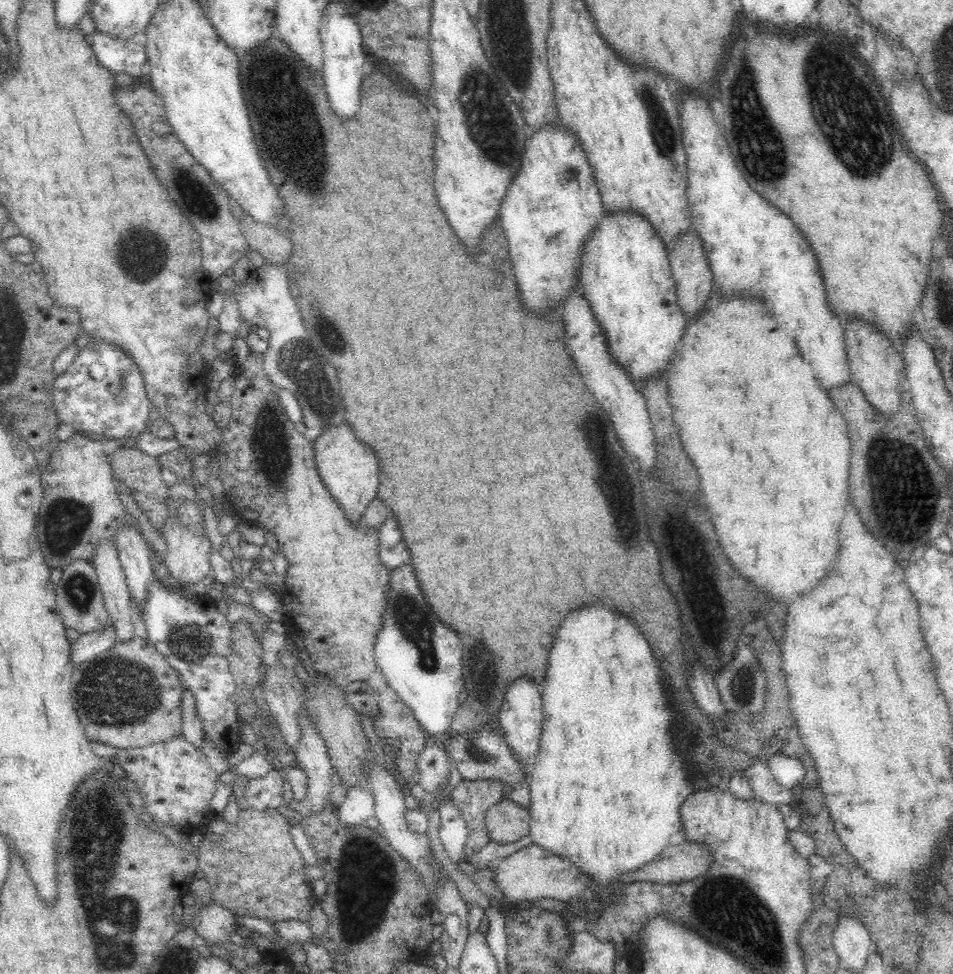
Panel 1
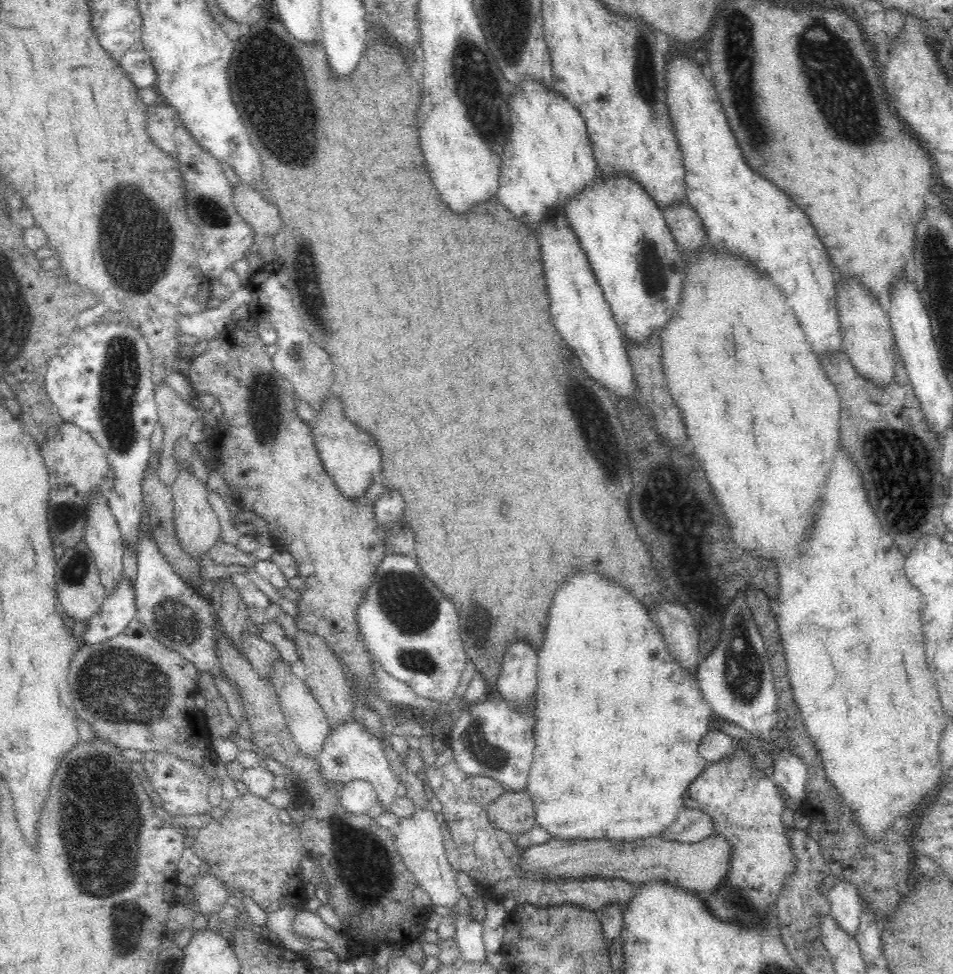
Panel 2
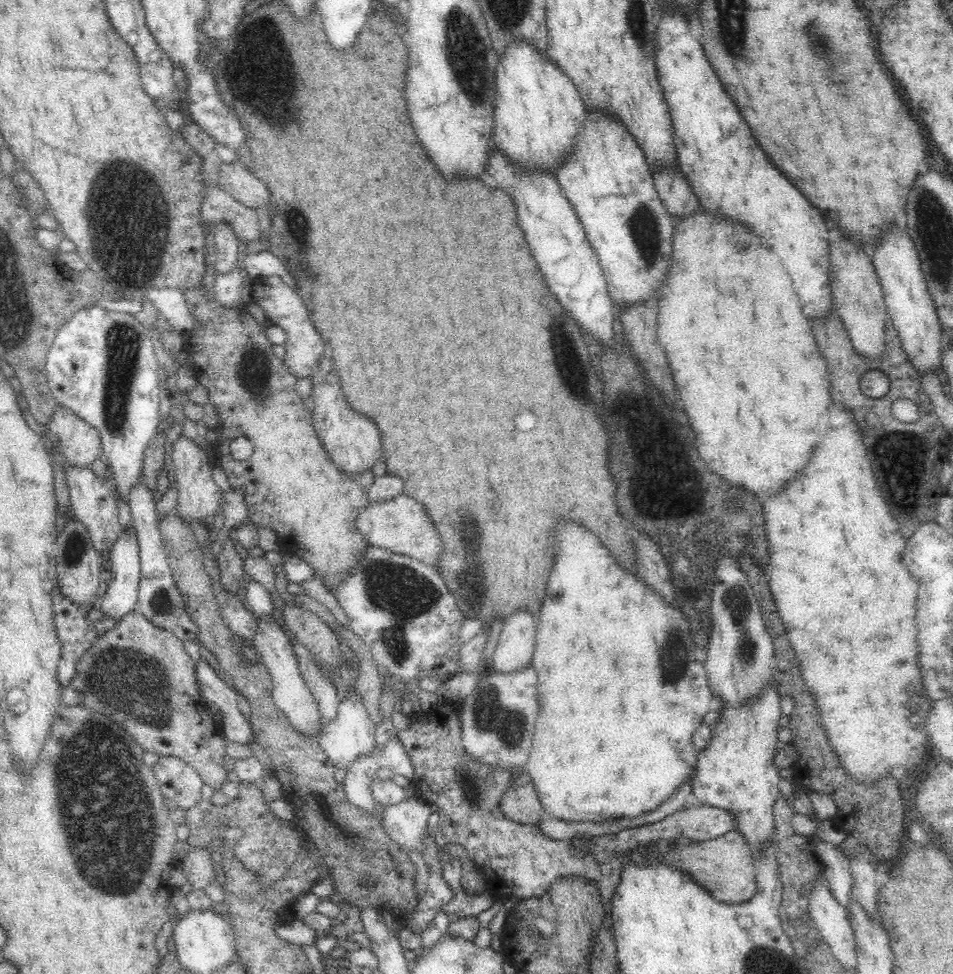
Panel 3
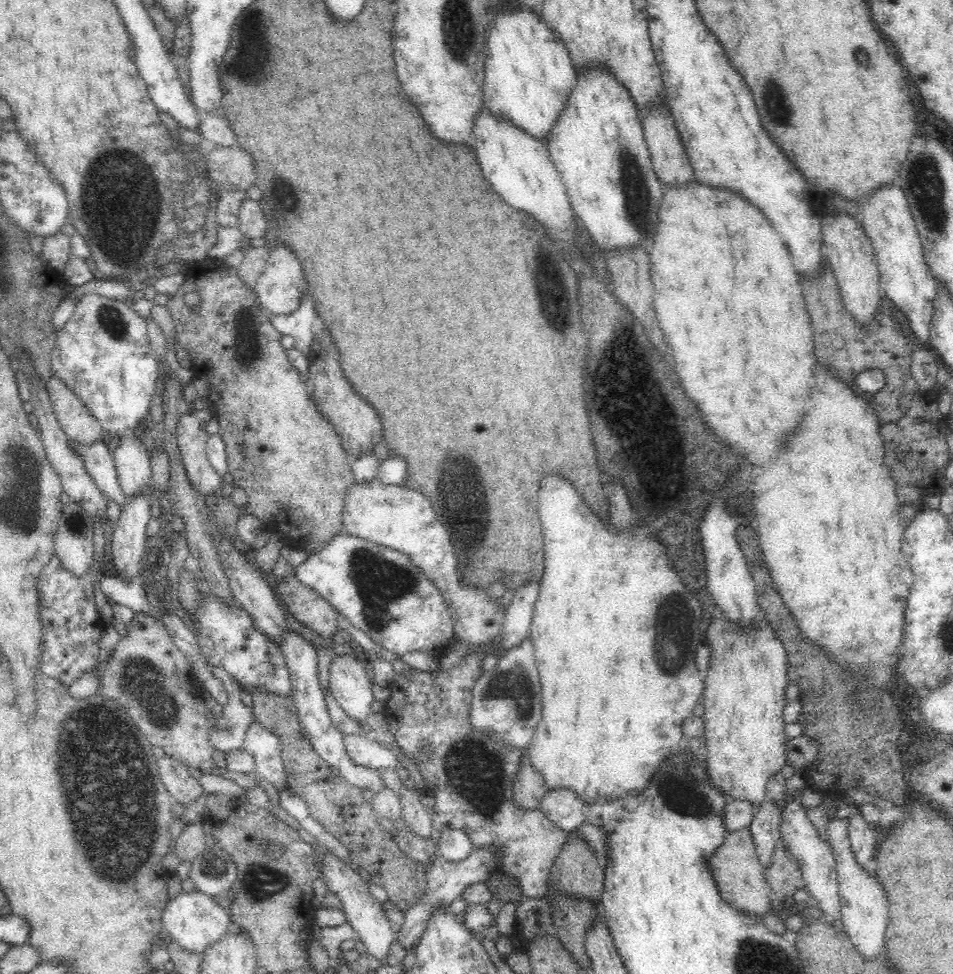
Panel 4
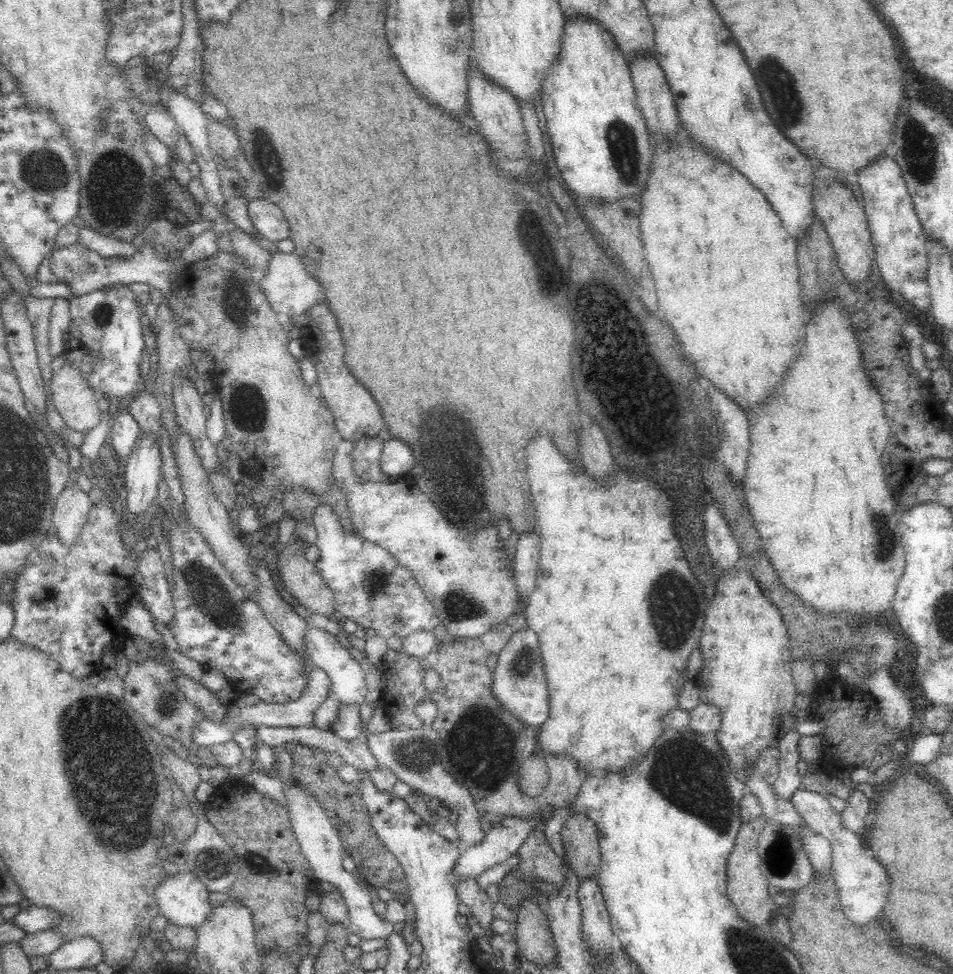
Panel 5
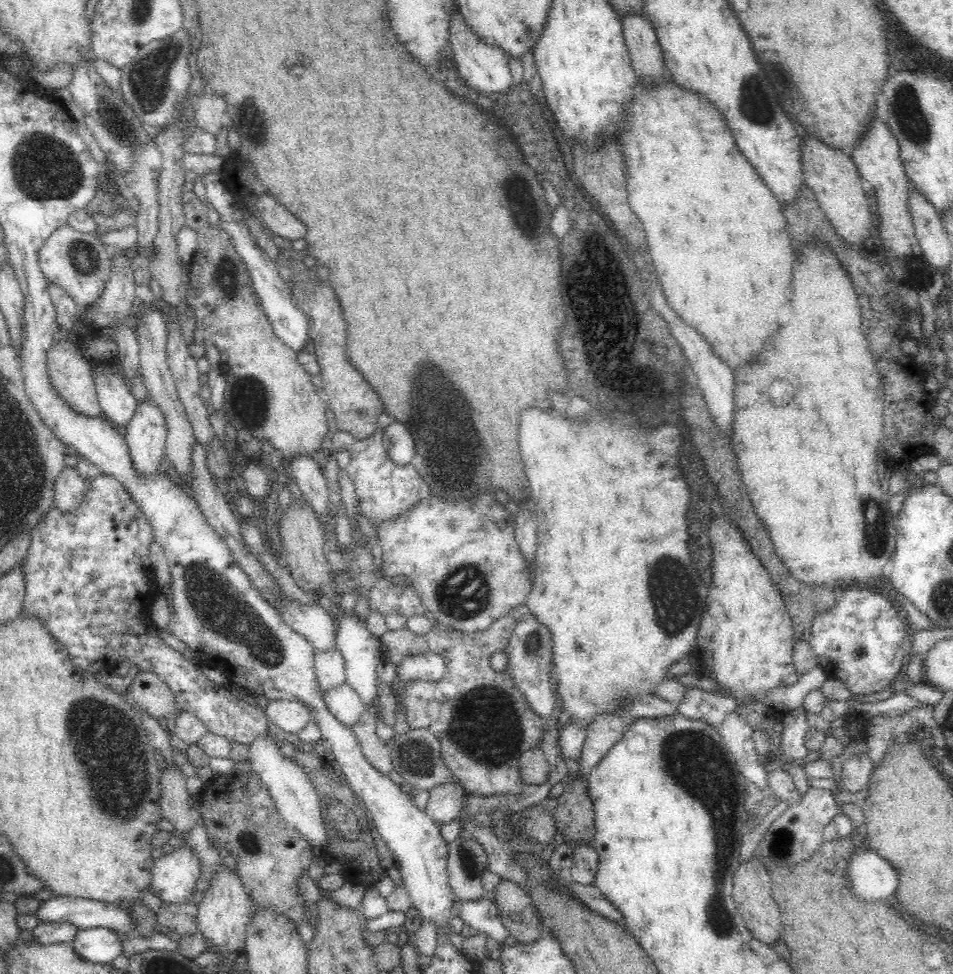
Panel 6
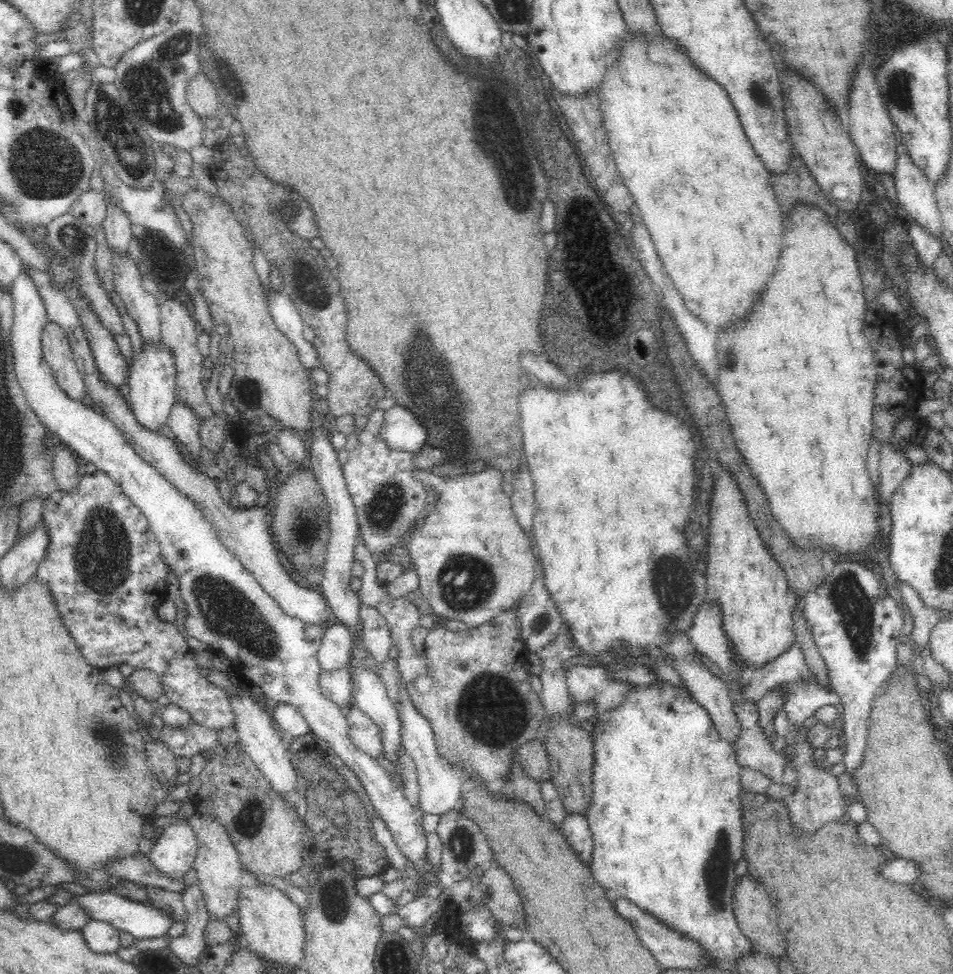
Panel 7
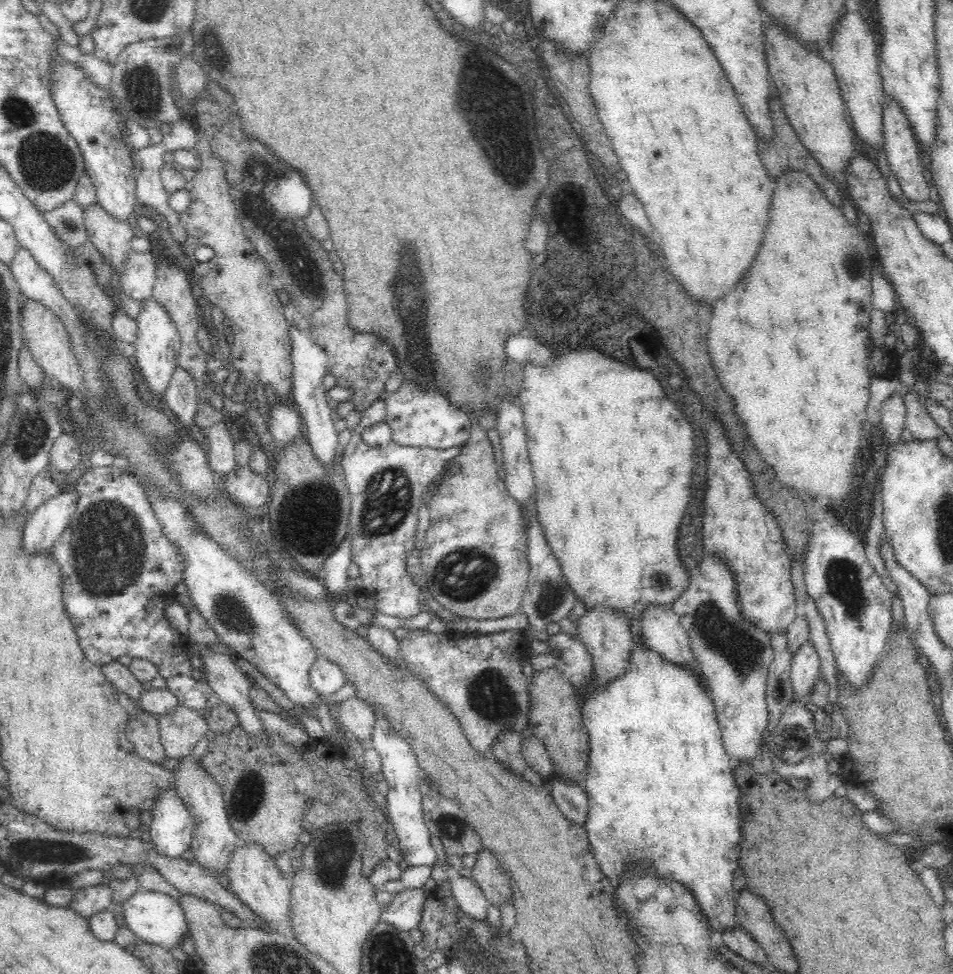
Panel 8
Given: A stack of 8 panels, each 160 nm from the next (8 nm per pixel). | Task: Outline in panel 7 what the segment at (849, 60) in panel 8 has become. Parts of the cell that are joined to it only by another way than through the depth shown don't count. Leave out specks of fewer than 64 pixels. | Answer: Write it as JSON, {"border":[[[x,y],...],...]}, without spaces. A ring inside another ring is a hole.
{"border":[[[862,62],[858,66],[851,85],[847,112],[850,123],[849,135],[852,137],[852,142],[856,145],[862,162],[870,170],[881,176],[894,178],[893,173],[896,172],[896,160],[898,160],[896,130],[888,111],[886,111],[884,101],[881,99],[877,81],[874,81],[866,62]]]}

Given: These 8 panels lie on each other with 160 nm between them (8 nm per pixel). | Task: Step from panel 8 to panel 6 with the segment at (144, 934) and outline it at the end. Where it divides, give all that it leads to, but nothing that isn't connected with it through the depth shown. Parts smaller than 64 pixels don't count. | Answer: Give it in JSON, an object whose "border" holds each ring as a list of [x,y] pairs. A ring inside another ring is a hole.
{"border":[[[51,897],[32,914],[40,923],[66,922],[77,929],[104,927],[131,935],[137,924],[125,910],[102,901],[78,897]]]}

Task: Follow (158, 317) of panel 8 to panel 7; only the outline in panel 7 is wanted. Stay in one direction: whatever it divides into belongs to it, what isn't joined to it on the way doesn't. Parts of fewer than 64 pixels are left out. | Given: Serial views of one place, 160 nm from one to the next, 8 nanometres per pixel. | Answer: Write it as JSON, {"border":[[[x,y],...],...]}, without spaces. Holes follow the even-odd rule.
{"border":[[[162,342],[157,345],[144,345],[136,360],[130,363],[127,376],[128,403],[141,428],[160,433],[168,426],[171,408],[175,405],[174,380],[176,369],[172,364],[172,351]]]}

